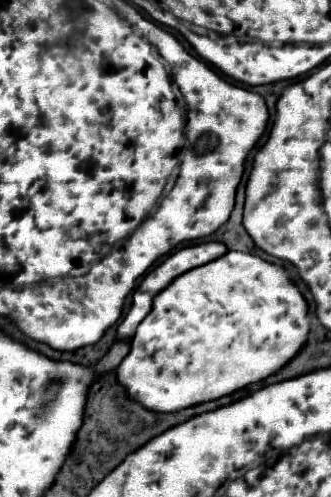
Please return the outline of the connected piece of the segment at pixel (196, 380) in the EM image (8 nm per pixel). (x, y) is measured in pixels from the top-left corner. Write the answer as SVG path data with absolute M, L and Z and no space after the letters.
M227 252L209 264L181 274L153 298L149 316L139 324L131 350L117 368L117 380L127 388L127 396L145 410L179 412L231 396L249 384L277 374L301 352L309 332L309 304L281 264L247 252Z

